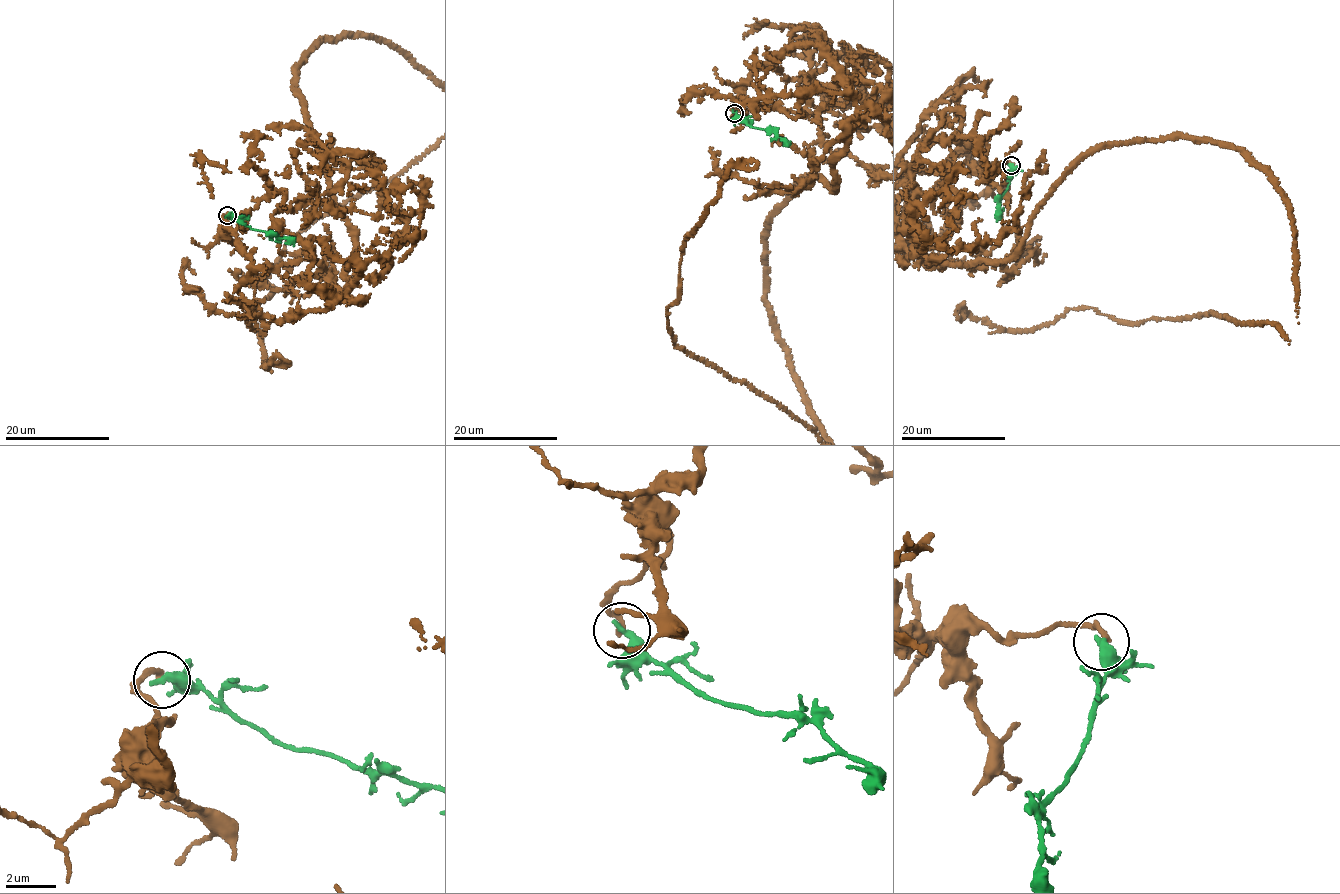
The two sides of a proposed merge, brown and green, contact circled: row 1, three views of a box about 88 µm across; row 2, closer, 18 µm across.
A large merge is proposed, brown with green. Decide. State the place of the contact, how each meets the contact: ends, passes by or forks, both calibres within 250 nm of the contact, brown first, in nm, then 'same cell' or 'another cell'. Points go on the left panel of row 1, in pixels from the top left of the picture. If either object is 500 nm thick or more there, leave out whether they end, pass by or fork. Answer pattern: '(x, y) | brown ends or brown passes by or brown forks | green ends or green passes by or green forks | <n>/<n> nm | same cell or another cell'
(227, 215) | brown ends | green ends | 260/400 nm | another cell

